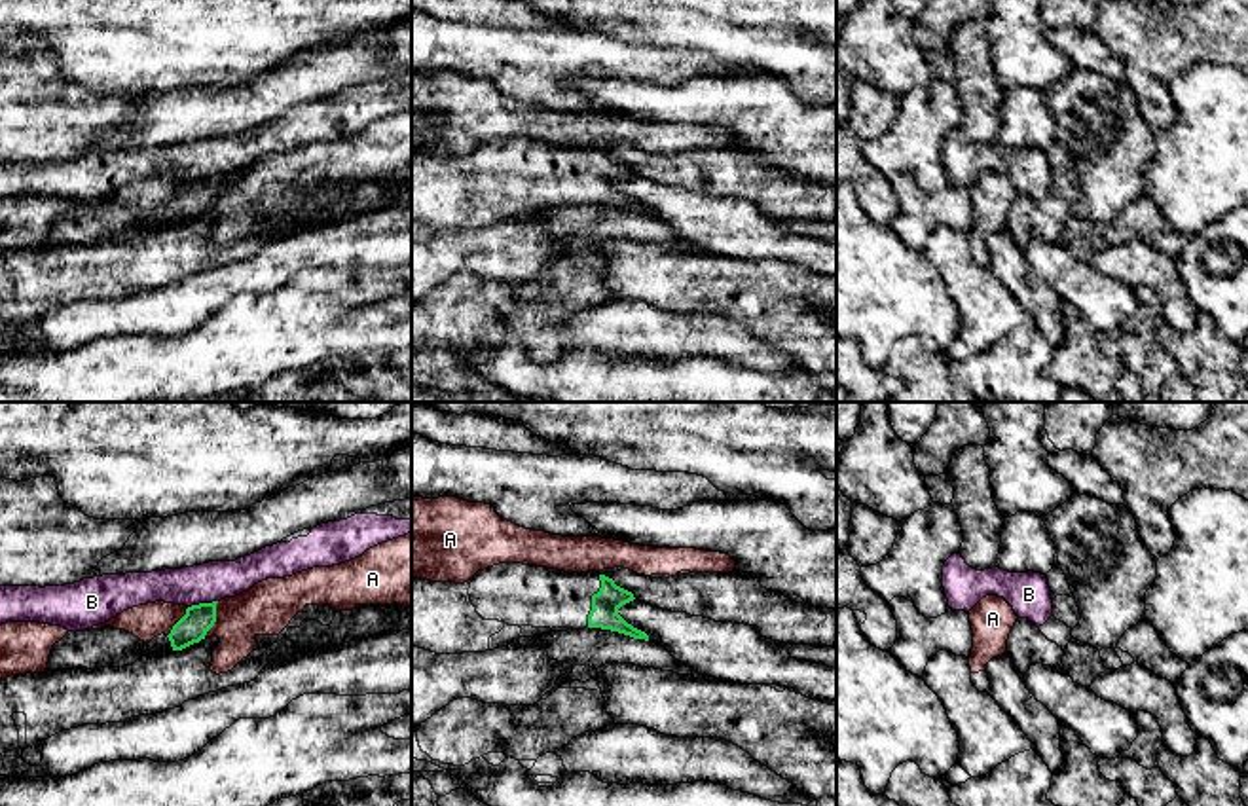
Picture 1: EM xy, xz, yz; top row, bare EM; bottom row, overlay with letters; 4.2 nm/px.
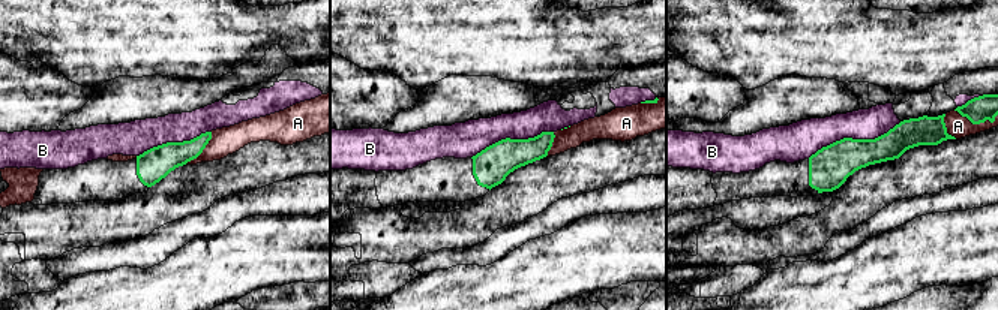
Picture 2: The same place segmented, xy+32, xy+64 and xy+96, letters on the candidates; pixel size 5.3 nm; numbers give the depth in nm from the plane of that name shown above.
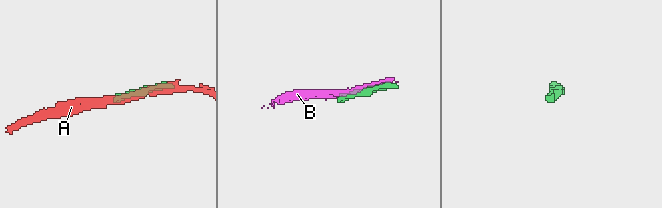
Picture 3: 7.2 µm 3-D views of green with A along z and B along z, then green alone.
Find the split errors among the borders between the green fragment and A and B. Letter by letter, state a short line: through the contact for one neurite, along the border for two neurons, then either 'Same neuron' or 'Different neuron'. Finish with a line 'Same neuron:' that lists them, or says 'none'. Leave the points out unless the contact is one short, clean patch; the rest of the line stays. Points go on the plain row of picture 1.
A: Different neuron
B: Different neuron
Same neuron: none

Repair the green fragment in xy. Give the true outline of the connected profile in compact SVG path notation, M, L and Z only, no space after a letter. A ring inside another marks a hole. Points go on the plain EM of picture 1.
M199 178L173 201L171 209L157 211L150 218L125 205L104 201L101 205L68 207L53 220L46 247L123 243L142 231L182 226L205 214L216 197L216 178Z

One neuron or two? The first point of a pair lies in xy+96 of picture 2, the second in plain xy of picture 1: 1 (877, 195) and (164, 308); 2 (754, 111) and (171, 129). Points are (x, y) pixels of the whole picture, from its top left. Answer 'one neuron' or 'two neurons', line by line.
1: two neurons
2: one neuron

